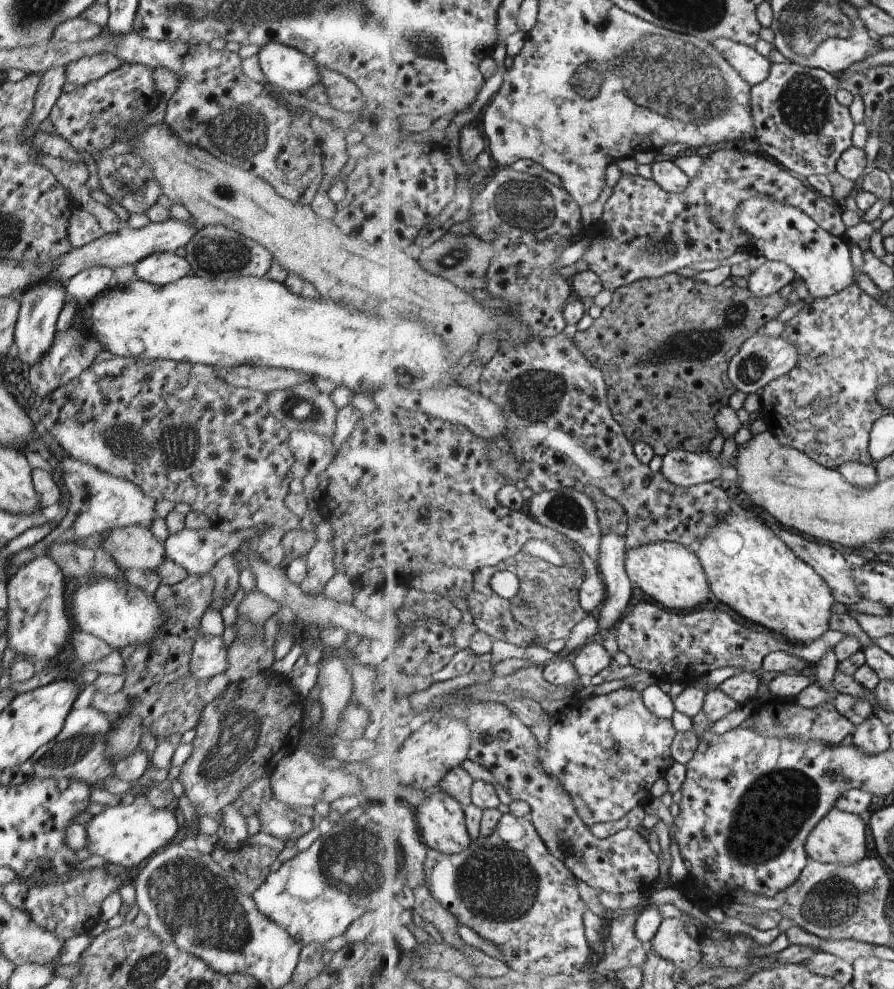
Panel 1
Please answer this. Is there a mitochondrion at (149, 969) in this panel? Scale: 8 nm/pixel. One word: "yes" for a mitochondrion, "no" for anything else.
yes

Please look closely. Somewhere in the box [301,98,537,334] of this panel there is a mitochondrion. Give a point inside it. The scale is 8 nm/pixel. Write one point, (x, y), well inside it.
(460, 255)

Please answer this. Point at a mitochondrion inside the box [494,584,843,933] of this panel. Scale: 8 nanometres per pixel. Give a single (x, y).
(568, 846)

